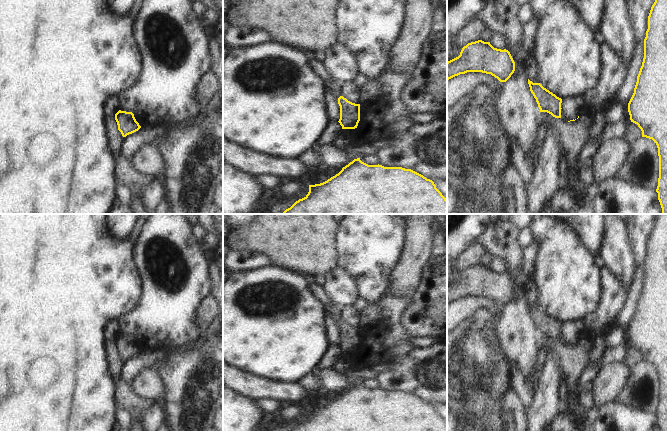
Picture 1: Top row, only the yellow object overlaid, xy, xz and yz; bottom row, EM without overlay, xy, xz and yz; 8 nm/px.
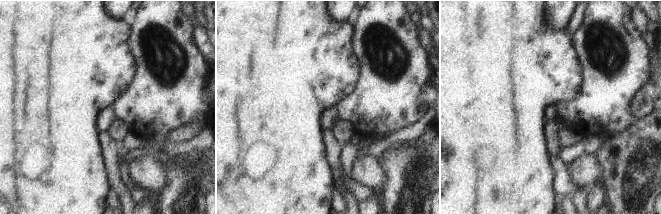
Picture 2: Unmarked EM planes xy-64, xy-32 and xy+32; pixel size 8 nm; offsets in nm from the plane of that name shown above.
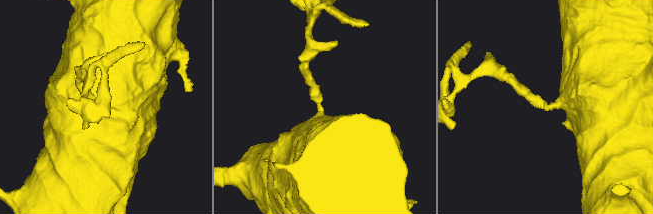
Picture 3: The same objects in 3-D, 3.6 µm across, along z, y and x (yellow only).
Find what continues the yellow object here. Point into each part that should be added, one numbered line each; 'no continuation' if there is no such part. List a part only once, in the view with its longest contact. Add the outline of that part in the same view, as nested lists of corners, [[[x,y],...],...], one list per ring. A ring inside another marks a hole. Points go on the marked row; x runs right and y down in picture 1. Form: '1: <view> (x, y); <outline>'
no continuation

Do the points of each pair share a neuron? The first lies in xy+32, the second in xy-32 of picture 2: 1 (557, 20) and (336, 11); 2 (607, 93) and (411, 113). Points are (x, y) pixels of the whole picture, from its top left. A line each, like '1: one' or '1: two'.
1: one
2: one

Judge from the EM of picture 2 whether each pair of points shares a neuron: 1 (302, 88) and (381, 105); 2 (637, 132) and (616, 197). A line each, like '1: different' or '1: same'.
1: different
2: same

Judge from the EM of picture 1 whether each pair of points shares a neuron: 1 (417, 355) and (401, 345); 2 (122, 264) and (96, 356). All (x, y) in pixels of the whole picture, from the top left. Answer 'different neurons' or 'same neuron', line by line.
1: different neurons
2: same neuron

